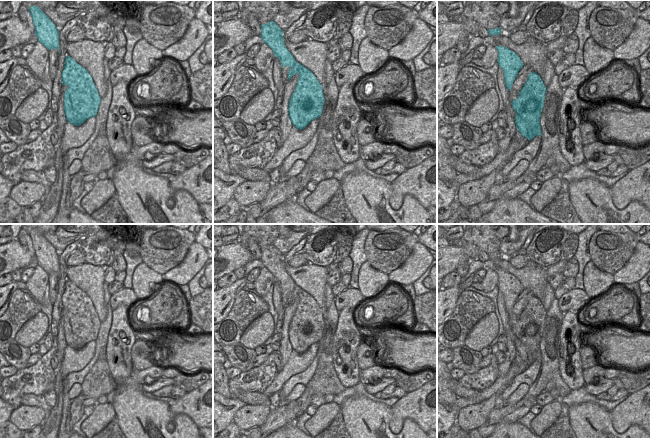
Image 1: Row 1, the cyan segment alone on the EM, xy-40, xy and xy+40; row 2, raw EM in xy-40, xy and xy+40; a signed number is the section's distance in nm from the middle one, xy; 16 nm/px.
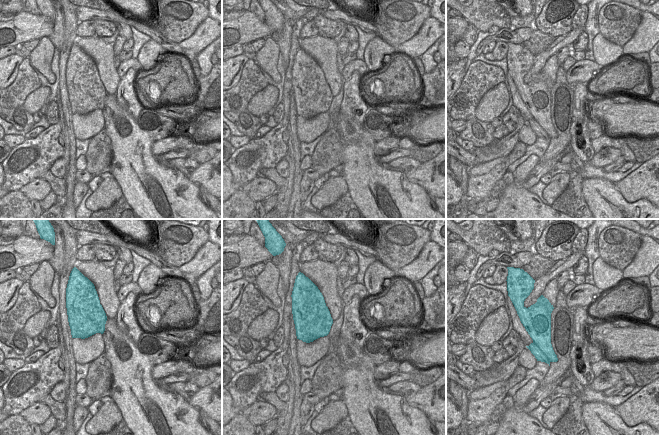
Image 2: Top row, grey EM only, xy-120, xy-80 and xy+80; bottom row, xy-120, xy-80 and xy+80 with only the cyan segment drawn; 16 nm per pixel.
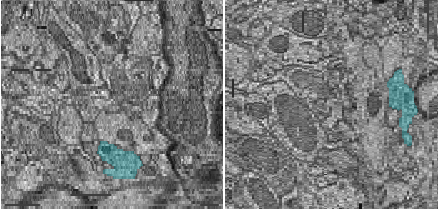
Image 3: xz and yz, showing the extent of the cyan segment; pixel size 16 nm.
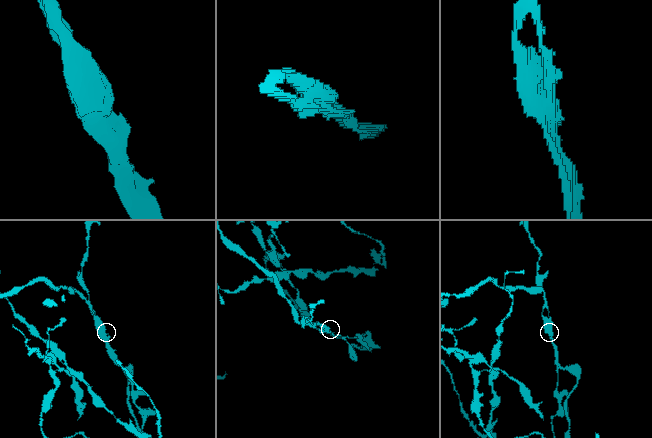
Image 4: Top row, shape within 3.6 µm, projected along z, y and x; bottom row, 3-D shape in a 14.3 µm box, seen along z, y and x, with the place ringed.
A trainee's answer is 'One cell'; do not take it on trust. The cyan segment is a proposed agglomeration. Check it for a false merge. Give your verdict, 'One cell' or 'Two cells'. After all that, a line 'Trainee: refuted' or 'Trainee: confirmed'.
Two cells
Trainee: refuted

